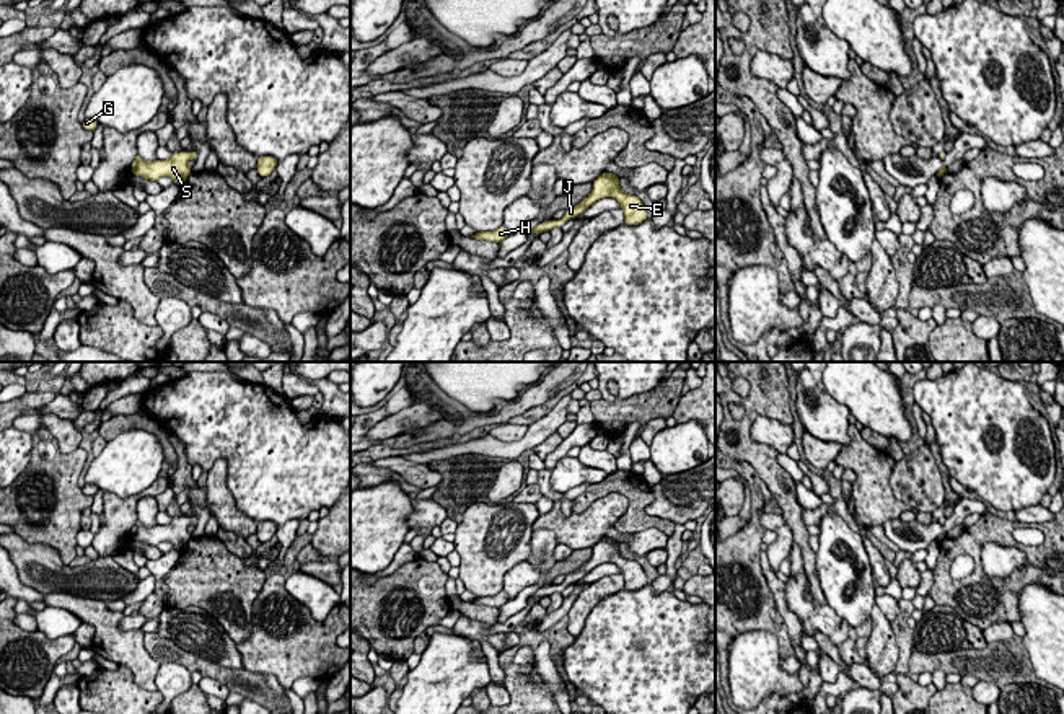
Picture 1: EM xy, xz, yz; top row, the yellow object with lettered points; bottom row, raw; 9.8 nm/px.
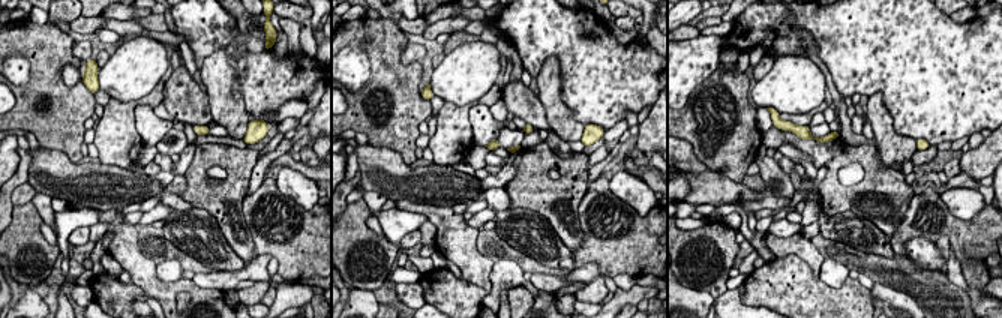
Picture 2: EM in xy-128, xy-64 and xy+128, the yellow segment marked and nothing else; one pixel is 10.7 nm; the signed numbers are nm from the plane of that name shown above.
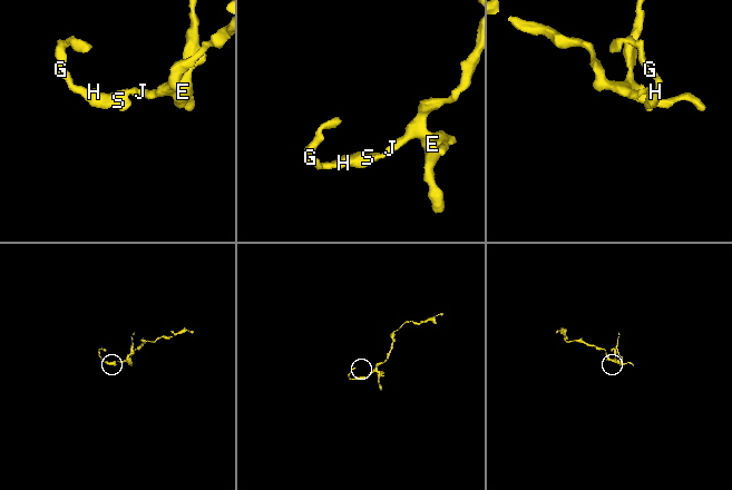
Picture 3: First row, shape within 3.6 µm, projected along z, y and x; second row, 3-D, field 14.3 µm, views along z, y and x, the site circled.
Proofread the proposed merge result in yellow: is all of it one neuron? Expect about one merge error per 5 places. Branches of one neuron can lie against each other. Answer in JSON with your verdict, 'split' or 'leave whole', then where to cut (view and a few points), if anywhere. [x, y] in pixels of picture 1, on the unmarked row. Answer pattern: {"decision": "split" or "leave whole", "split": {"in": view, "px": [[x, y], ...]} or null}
{"decision": "leave whole", "split": null}

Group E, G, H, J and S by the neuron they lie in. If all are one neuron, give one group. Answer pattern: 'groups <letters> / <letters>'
groups E G H J S

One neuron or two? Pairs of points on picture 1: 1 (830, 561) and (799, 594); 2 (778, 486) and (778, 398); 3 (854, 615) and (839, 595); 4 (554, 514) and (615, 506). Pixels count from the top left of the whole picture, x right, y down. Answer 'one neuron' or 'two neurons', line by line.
1: two neurons
2: one neuron
3: one neuron
4: one neuron

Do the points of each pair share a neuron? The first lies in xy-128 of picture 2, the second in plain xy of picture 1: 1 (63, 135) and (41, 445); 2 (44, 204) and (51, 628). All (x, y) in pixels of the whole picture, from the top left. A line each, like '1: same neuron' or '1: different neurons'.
1: same neuron
2: different neurons

